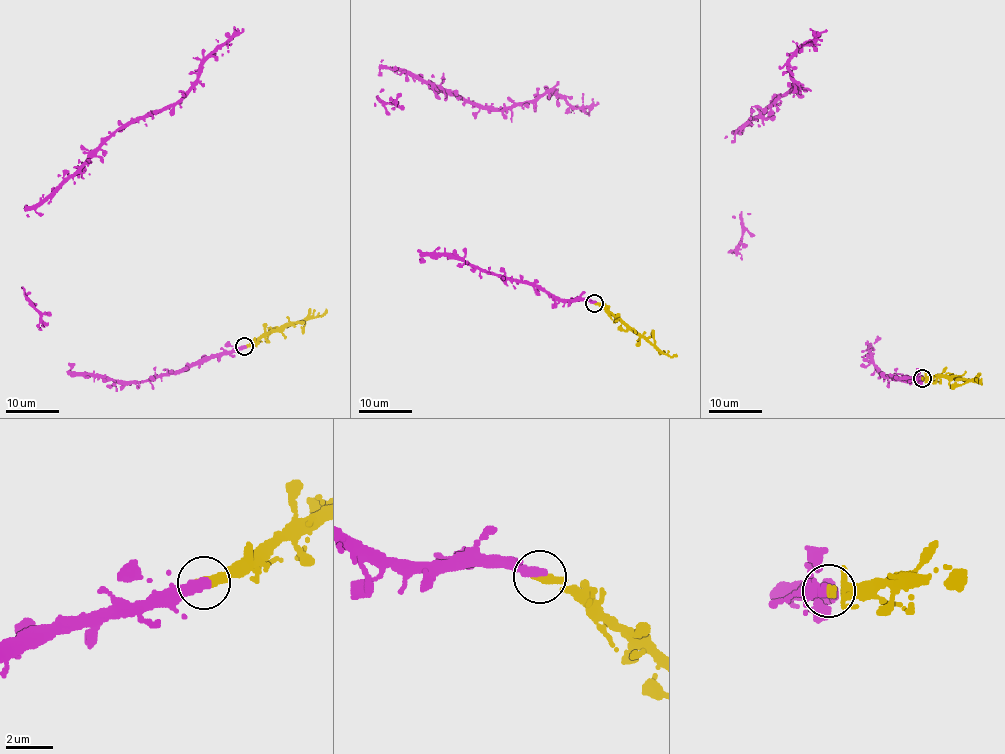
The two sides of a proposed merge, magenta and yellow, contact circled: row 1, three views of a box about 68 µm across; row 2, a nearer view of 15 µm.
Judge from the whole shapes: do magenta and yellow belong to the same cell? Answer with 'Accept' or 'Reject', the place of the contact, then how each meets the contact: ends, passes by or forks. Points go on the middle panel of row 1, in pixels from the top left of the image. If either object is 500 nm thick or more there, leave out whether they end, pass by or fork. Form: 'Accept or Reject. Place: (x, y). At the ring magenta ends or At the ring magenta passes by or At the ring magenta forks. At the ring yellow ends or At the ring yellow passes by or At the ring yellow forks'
Accept. Place: (594, 303). At the ring magenta ends. At the ring yellow ends

